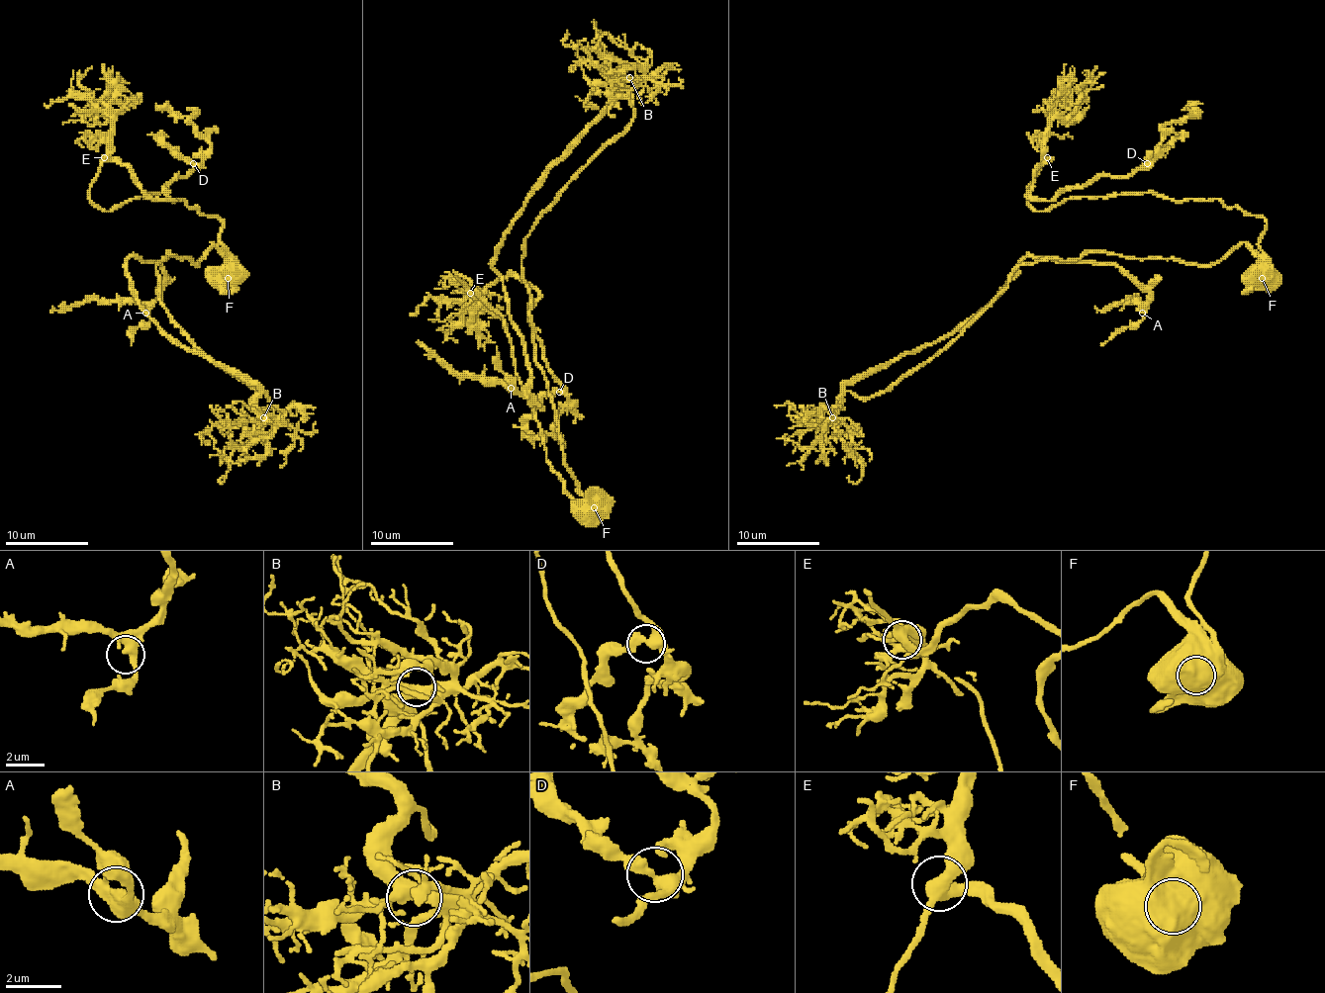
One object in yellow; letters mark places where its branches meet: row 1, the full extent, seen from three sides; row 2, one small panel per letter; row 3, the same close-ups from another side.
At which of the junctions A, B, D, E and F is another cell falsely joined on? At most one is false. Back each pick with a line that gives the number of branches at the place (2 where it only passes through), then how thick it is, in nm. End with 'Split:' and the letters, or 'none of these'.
F: 2 branches meet; 800 nm thick
Split: F

